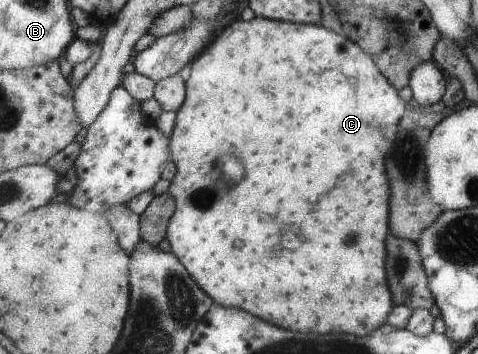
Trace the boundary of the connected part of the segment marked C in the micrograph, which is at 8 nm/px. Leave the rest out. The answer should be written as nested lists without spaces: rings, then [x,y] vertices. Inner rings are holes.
[[[258,16],[251,21],[239,20],[225,27],[190,66],[191,72],[186,82],[187,98],[176,114],[176,124],[171,134],[171,159],[177,165],[177,172],[168,189],[176,198],[177,211],[170,220],[166,238],[170,241],[172,252],[184,262],[192,277],[218,306],[232,305],[238,309],[246,309],[254,315],[264,317],[266,321],[280,323],[280,327],[284,329],[304,333],[334,331],[354,333],[362,337],[376,335],[396,307],[386,275],[386,237],[390,231],[390,179],[386,173],[386,155],[396,141],[400,119],[408,108],[407,102],[402,101],[402,97],[398,95],[399,89],[383,74],[374,58],[343,33],[336,33],[321,23],[288,23]],[[240,159],[248,165],[248,181],[244,181],[246,189],[228,189],[232,181],[238,183],[244,177],[244,163]],[[220,165],[232,181],[224,181]],[[264,215],[274,217],[274,223],[270,223],[270,227],[264,227]]]

